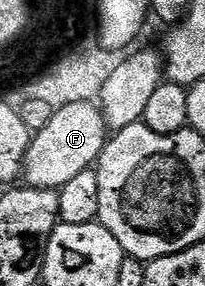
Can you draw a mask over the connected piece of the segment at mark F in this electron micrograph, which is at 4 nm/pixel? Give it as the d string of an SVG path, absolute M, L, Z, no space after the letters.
M96 102L56 108L50 123L29 140L23 168L24 182L31 187L60 189L67 185L67 181L71 181L71 177L79 177L79 173L90 170L96 164L106 142L105 117Z

